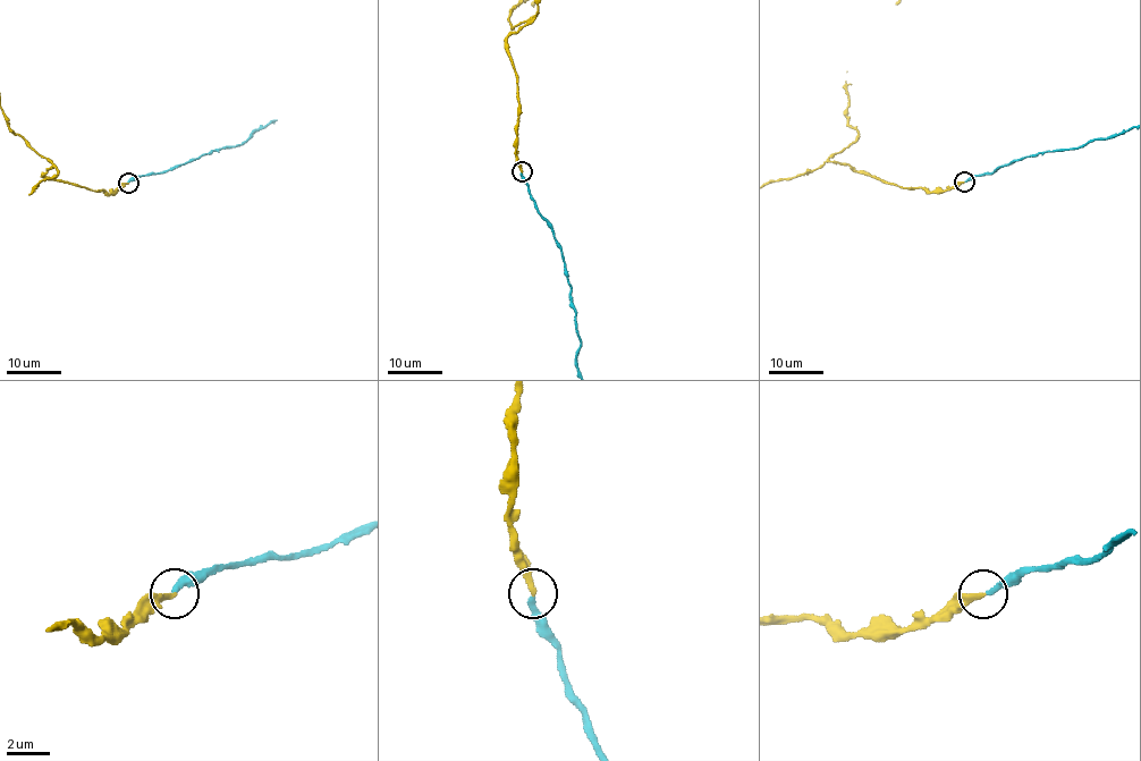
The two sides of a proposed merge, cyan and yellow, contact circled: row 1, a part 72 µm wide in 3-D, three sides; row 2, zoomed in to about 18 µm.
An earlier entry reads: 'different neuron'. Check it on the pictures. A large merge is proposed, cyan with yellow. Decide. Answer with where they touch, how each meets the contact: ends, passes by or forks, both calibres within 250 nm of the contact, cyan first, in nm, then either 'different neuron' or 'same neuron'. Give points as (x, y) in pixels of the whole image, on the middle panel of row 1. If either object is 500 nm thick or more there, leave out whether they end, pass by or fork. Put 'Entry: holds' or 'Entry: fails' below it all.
at (522, 171); cyan ends there; yellow ends there; 240 nm thick on the cyan side, 200 nm on the other; different neuron
Entry: holds

